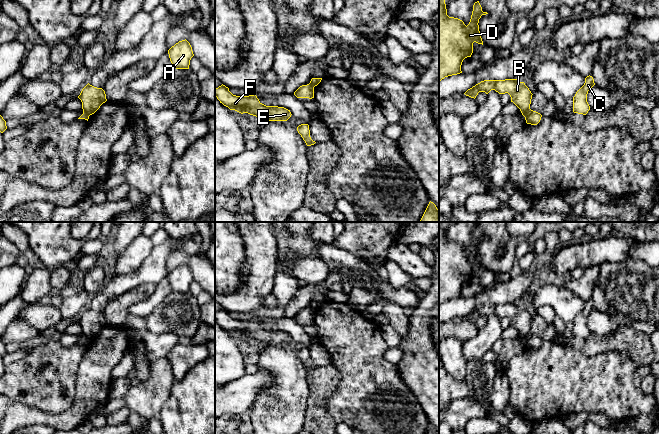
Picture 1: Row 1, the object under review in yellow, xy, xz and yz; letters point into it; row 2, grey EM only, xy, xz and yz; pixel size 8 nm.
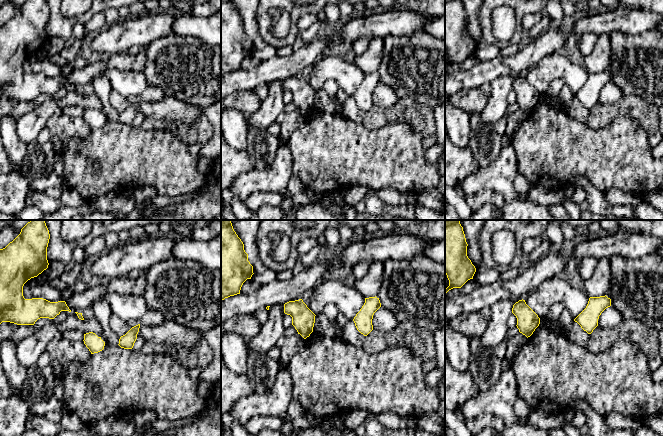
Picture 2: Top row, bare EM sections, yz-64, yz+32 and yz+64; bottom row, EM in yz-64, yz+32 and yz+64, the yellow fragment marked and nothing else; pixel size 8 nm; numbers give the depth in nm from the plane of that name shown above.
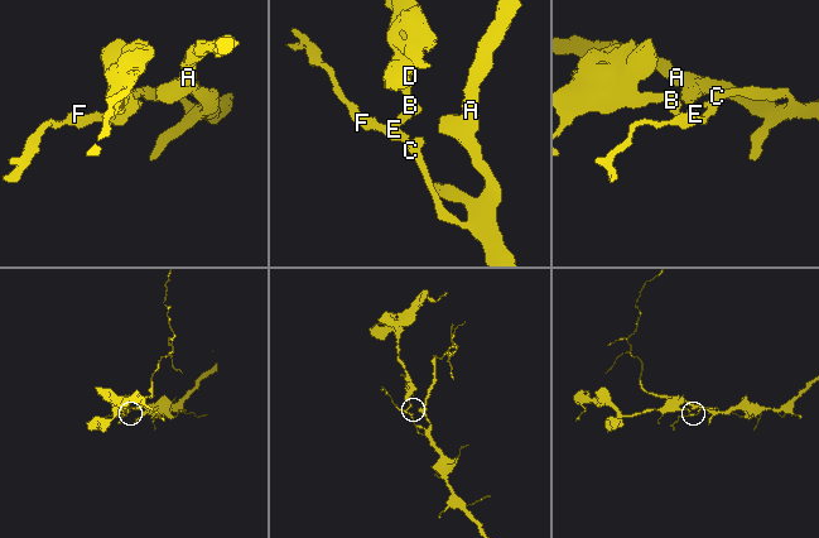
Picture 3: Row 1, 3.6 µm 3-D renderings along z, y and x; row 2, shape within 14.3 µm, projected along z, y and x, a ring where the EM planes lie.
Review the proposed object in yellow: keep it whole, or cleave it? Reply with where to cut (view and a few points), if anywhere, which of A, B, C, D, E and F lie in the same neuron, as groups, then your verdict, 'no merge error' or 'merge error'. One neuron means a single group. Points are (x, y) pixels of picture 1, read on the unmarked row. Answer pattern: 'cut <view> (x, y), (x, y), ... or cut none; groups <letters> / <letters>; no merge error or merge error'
cut yz (529, 332), (524, 340); groups A C E F / B D; merge error

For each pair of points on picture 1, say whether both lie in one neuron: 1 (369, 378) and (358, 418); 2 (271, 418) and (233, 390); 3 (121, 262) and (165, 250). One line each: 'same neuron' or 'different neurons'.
1: same neuron
2: different neurons
3: different neurons

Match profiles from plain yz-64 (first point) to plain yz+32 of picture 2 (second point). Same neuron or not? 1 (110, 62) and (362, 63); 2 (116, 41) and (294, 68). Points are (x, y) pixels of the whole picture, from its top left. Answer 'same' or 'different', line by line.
1: same
2: different

